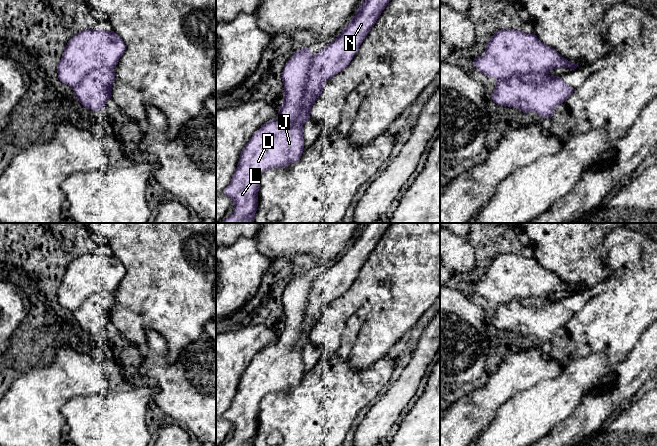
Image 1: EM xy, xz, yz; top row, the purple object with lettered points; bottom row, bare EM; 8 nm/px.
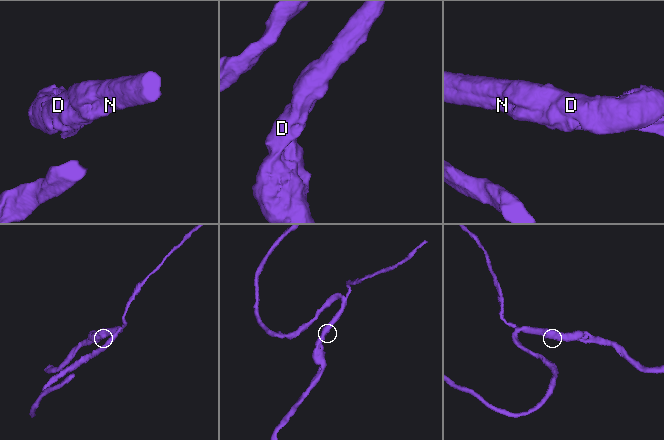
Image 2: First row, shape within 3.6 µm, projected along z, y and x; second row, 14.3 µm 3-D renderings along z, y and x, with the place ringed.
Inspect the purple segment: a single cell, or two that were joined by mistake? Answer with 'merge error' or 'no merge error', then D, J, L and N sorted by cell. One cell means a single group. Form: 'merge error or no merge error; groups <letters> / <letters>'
no merge error; groups D J L N

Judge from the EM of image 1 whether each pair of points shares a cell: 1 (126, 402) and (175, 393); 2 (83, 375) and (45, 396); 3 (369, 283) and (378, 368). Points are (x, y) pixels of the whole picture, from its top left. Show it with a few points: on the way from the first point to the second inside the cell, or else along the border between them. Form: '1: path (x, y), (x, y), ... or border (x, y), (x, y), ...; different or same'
1: border (157, 387), (157, 392), (152, 399); different
2: path (74, 375), (65, 376), (54, 387); same
3: border (390, 350), (369, 366), (355, 368); different

